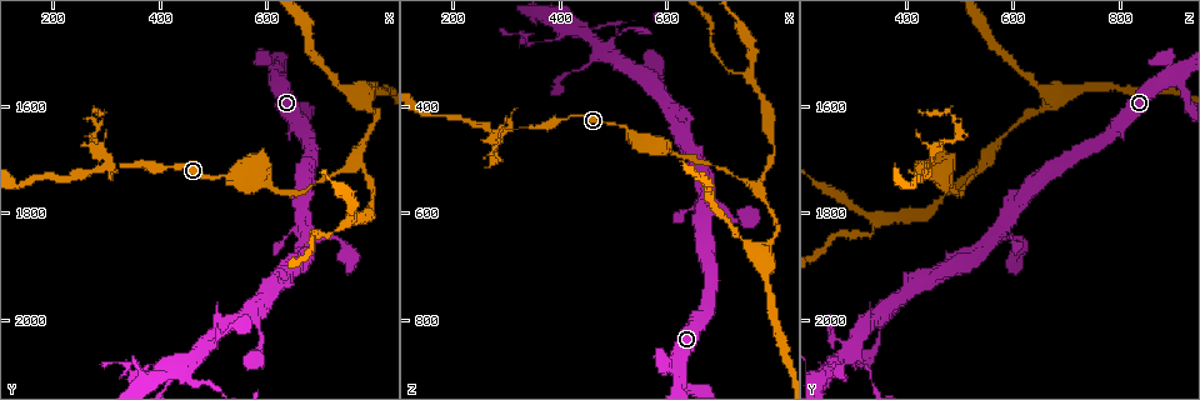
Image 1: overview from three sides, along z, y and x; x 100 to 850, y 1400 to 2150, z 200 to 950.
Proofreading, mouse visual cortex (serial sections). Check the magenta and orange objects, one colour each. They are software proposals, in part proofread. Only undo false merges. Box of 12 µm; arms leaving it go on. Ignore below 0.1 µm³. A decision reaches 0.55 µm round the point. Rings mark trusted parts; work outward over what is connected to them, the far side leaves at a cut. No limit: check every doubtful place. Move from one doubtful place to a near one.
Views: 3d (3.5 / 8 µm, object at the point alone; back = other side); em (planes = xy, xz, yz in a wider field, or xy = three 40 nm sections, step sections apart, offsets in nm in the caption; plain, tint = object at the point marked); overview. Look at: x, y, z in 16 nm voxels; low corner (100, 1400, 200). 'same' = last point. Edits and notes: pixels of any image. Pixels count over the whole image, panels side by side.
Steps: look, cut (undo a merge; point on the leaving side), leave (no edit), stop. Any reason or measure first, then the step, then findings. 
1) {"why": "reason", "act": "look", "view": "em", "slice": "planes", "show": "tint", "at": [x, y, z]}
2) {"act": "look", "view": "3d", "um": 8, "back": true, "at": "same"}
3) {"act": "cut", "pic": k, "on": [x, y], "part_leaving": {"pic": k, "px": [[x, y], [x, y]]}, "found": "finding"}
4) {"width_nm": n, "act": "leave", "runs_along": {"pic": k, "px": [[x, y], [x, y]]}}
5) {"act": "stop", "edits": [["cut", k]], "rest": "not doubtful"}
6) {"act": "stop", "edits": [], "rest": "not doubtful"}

{"why": "three arms meet", "act": "look", "view": "3d", "um": 3.5, "at": [760, 1705, 540]}

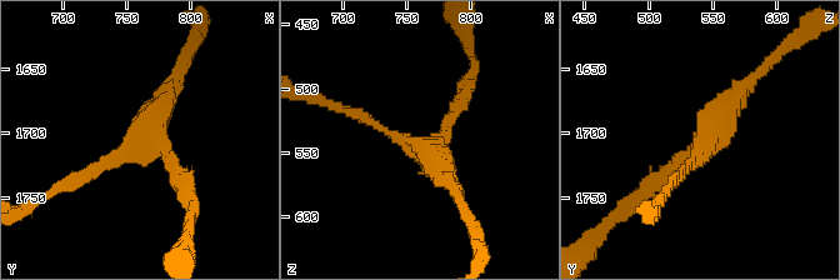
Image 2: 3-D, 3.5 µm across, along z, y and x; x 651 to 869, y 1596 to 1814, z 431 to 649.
{"act": "look", "view": "em", "slice": "xy", "step": 3, "show": "tint", "at": [762, 1710, 548]}

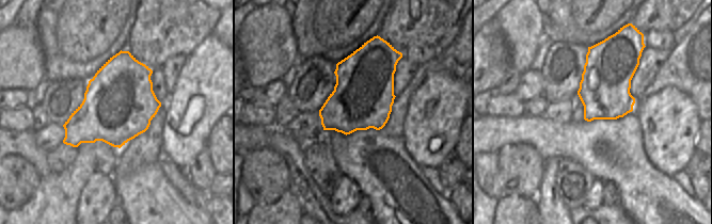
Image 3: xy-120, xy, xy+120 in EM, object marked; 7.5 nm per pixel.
{"why": "another direction", "act": "look", "view": "em", "slice": "xy", "step": 2, "show": "tint", "at": "same"}

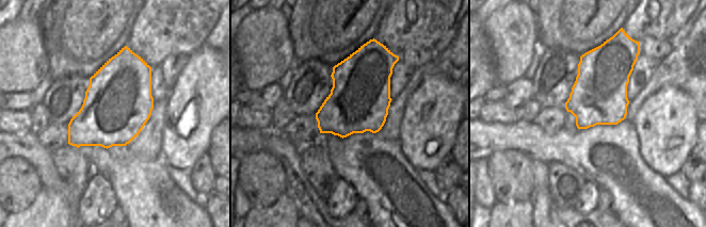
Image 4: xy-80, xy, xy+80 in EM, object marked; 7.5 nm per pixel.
{"act": "leave", "found": "all the same cell"}

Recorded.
{"why": "arms part here", "act": "look", "view": "3d", "um": 3.5, "at": [780, 1575, 690]}

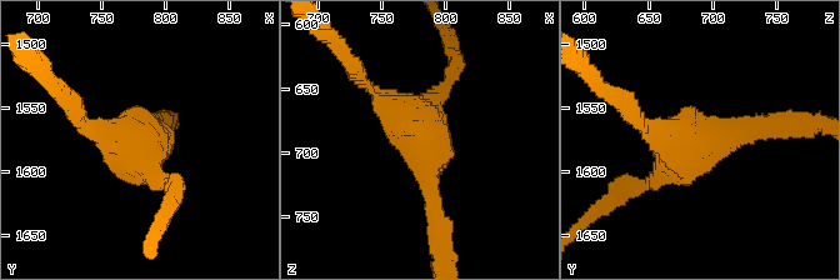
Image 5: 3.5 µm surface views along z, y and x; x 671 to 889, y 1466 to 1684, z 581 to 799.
{"arms": 3, "arm_widths_nm": [200, 200, 300], "why": "now the EM", "act": "look", "view": "em", "slice": "xy", "step": 5, "show": "tint", "at": [784, 1578, 688]}

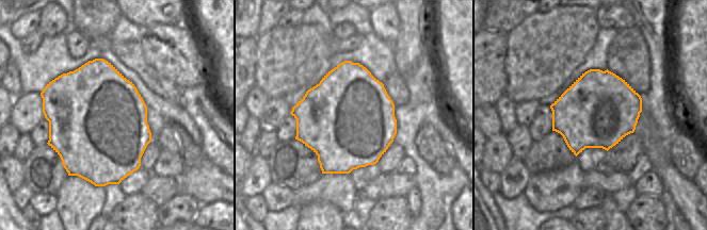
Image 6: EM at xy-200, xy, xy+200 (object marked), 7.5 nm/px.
{"act": "leave", "runs_along": {"pic": 5, "px": [[621, 194], [698, 140], [755, 129]]}, "found": "all the same cell"}

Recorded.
{"why": "a fork", "act": "look", "view": "3d", "um": 3.5, "at": [760, 1810, 350]}

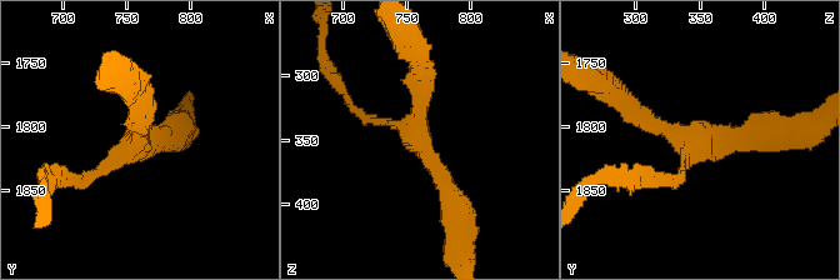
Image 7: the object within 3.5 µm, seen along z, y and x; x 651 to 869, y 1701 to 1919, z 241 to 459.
{"why": "now the EM", "act": "look", "view": "em", "slice": "planes", "show": "tint", "at": [756, 1812, 348]}

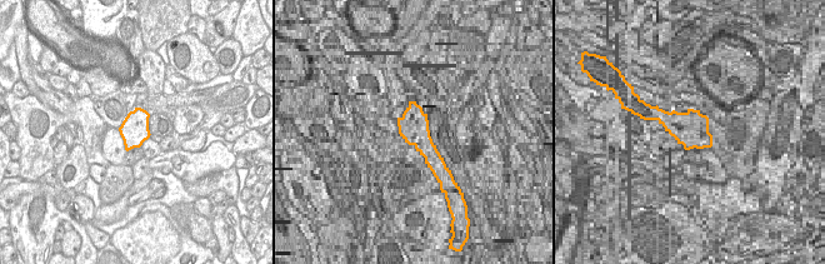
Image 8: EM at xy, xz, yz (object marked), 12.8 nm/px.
{"width_nm": 380, "act": "leave", "runs_along": {"pic": 7, "px": [[456, 205], [418, 141], [421, 68]]}, "found": "continuous, no second cell"}

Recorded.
{"why": "two arms in line, one across", "act": "look", "view": "3d", "um": 3.5, "at": [345, 1710, 440]}

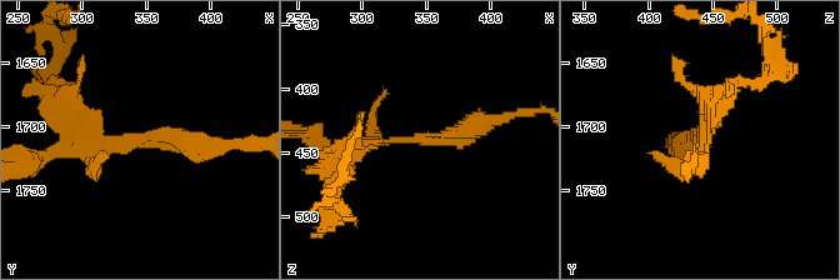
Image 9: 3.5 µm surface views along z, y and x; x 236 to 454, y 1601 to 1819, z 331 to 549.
{"arm_widths_nm": [150, 150, 250], "act": "leave", "found": "continuous, no second cell"}

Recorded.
{"why": "narrows sharply", "act": "look", "view": "3d", "um": 8, "at": [285, 1720, 445]}

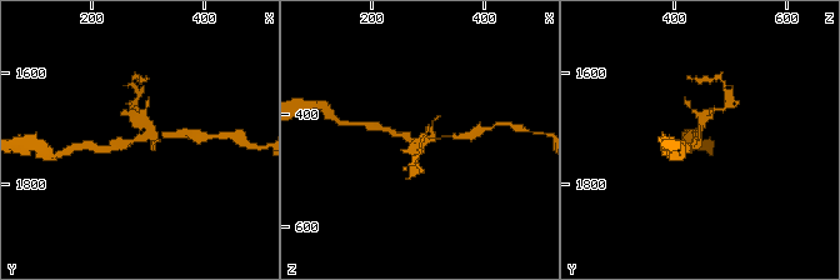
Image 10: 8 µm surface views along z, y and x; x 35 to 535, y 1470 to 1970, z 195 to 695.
{"why": "closer look", "act": "look", "view": "3d", "um": 3.5, "back": true, "at": [285, 1725, 445]}

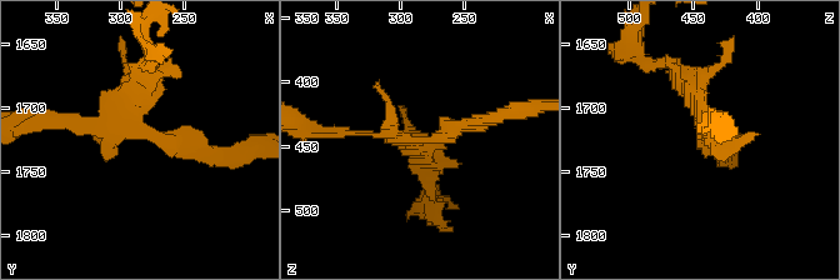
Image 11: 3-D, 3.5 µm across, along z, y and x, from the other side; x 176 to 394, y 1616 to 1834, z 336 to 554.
{"why": "need the tissue", "act": "look", "view": "em", "slice": "xy", "step": 1, "show": "tint", "at": [286, 1720, 444]}

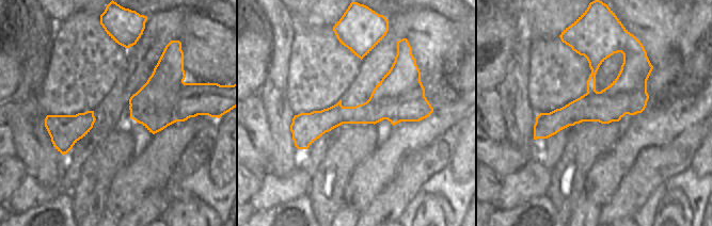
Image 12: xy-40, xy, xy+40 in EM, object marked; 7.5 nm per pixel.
{"width_nm": 280, "act": "leave", "runs_along": {"pic": 11, "px": [[55, 121], [216, 151]]}, "found": "one cell here"}

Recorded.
{"act": "stop", "edits": [], "rest": "not doubtful"}

